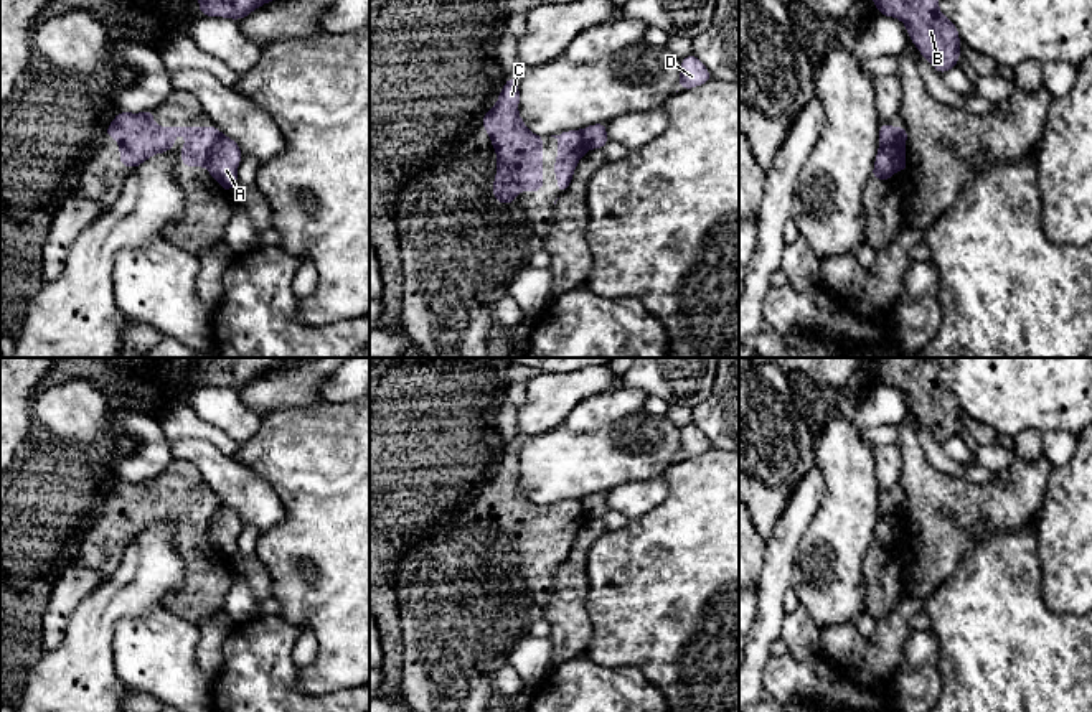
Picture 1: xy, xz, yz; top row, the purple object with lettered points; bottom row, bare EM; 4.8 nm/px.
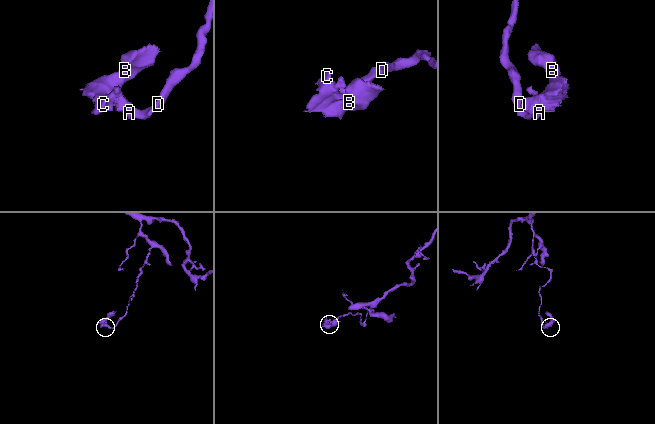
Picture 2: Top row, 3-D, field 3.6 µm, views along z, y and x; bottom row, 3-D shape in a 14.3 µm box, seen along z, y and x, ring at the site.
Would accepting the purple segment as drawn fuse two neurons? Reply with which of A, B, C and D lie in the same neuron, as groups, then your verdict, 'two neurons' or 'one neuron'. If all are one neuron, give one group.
A D / B C | two neurons

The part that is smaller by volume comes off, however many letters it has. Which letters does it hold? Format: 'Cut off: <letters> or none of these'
Cut off: B, C

